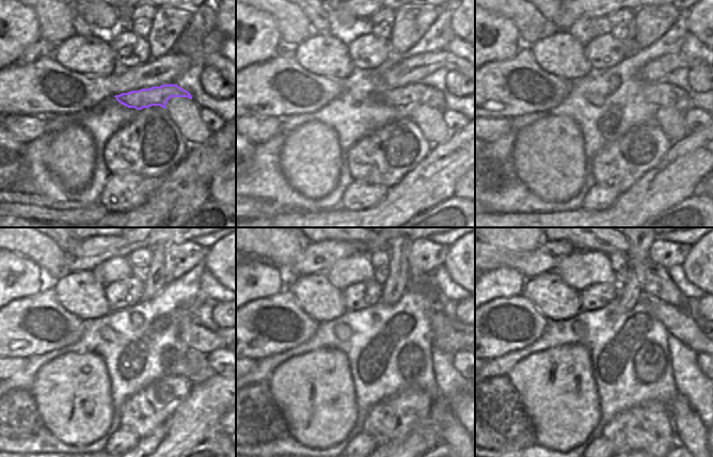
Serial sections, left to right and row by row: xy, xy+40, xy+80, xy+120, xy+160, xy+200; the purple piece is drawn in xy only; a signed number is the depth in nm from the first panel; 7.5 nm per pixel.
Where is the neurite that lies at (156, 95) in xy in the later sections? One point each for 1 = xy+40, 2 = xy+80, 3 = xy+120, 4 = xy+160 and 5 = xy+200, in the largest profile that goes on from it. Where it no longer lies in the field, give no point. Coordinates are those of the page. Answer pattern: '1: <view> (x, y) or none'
1: xy+40 (415, 93)
2: xy+80 (660, 93)
3: xy+120 (190, 331)
4: xy+160 (442, 329)
5: xy+200 (676, 320)

